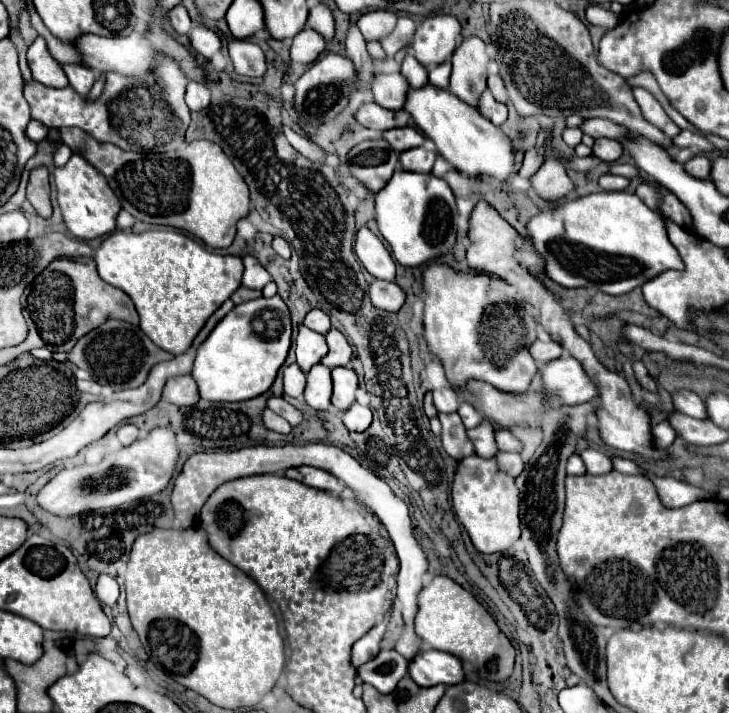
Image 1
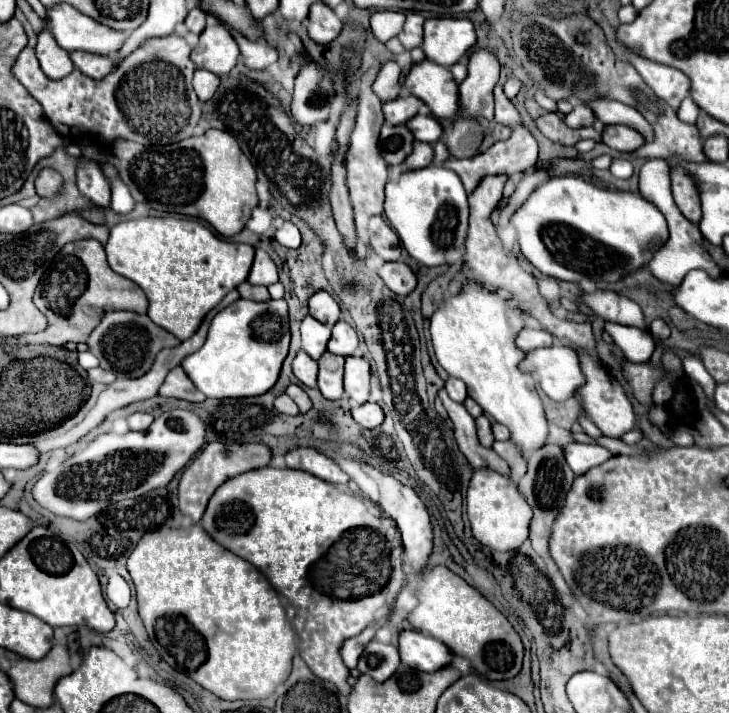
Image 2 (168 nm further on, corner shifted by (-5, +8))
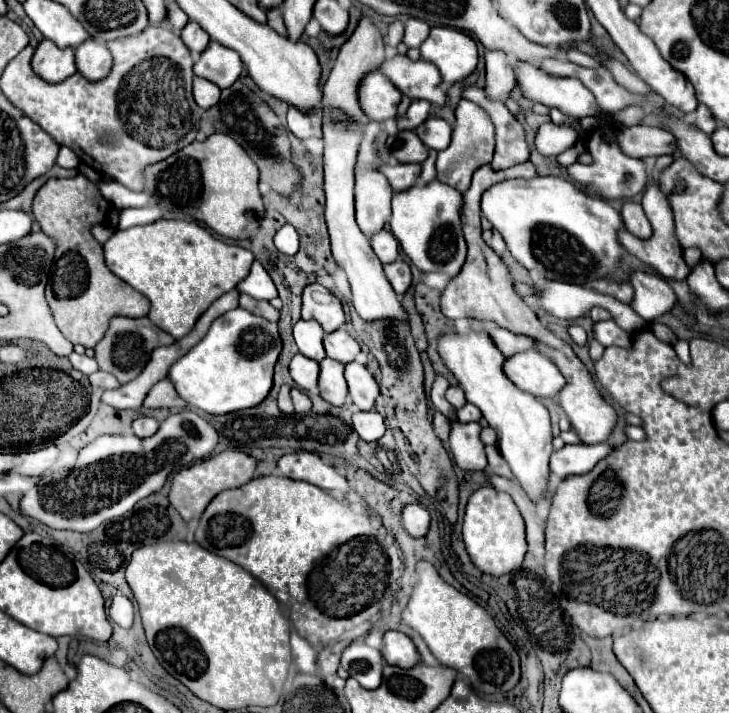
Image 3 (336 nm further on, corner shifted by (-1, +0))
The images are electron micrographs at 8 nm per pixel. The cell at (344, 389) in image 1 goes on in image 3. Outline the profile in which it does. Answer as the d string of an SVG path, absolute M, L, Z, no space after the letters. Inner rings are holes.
M348 363L346 381L348 381L352 403L362 411L370 411L376 403L376 397L380 395L380 387L376 379L370 375L370 371L360 363Z

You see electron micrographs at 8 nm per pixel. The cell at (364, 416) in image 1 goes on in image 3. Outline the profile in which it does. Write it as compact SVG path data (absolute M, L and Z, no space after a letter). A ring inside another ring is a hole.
M360 411L352 415L352 427L356 429L356 433L364 439L364 441L378 441L386 427L384 427L384 419L378 411Z

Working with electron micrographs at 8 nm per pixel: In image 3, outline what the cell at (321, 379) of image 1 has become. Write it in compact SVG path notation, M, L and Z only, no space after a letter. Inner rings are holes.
M334 359L320 361L320 395L332 405L344 405L348 395L348 385L344 379L344 365Z

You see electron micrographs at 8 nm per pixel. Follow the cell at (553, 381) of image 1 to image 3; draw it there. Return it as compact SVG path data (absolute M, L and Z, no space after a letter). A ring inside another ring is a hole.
M536 349L508 357L502 369L518 389L534 397L556 397L562 389L562 383L566 383L558 367Z

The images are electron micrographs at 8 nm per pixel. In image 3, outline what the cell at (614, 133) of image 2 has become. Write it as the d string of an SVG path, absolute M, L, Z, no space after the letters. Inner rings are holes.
M636 125L622 129L618 135L620 147L630 155L638 159L646 157L658 157L658 155L674 155L678 151L676 137L670 131L664 131L662 127L652 125Z

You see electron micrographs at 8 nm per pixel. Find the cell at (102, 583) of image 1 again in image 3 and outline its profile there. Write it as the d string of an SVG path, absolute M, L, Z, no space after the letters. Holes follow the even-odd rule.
M116 595L112 599L112 605L110 605L110 617L120 627L130 629L132 621L134 621L134 607L132 607L130 599L126 599L124 595Z

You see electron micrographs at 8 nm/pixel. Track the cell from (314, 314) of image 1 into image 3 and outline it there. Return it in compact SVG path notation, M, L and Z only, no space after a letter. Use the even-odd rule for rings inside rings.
M310 283L302 293L302 319L314 319L326 333L332 333L344 325L346 315L338 297L324 285Z

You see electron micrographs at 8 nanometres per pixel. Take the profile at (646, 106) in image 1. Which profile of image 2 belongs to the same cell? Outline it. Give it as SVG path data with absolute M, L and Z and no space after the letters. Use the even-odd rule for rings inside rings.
M628 53L628 61L636 67L644 83L662 99L666 101L674 111L678 111L682 99L688 95L688 79L682 75L682 71L672 67L662 67L660 63L650 63L648 59L642 59L638 55Z

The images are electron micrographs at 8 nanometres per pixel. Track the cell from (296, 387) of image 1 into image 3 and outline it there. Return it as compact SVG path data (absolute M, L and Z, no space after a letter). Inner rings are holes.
M296 353L290 363L290 375L302 391L316 391L318 363L314 359L308 359L308 357Z

